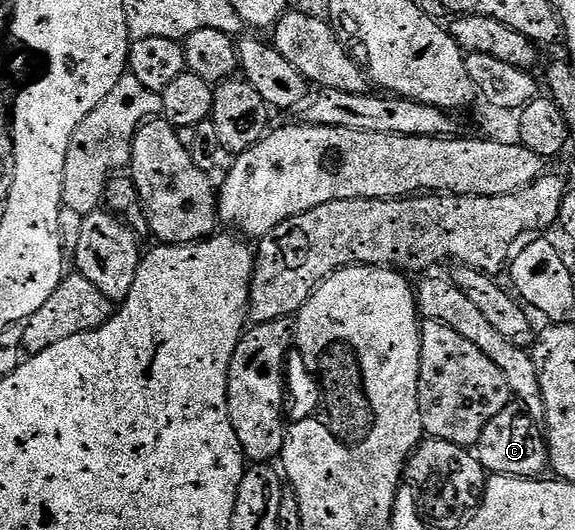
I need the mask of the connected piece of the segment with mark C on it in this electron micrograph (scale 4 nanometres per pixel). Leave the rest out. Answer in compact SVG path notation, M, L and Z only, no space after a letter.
M511 402L483 428L476 445L476 455L487 473L496 476L538 478L547 471L546 437L539 421L530 417L523 404Z

